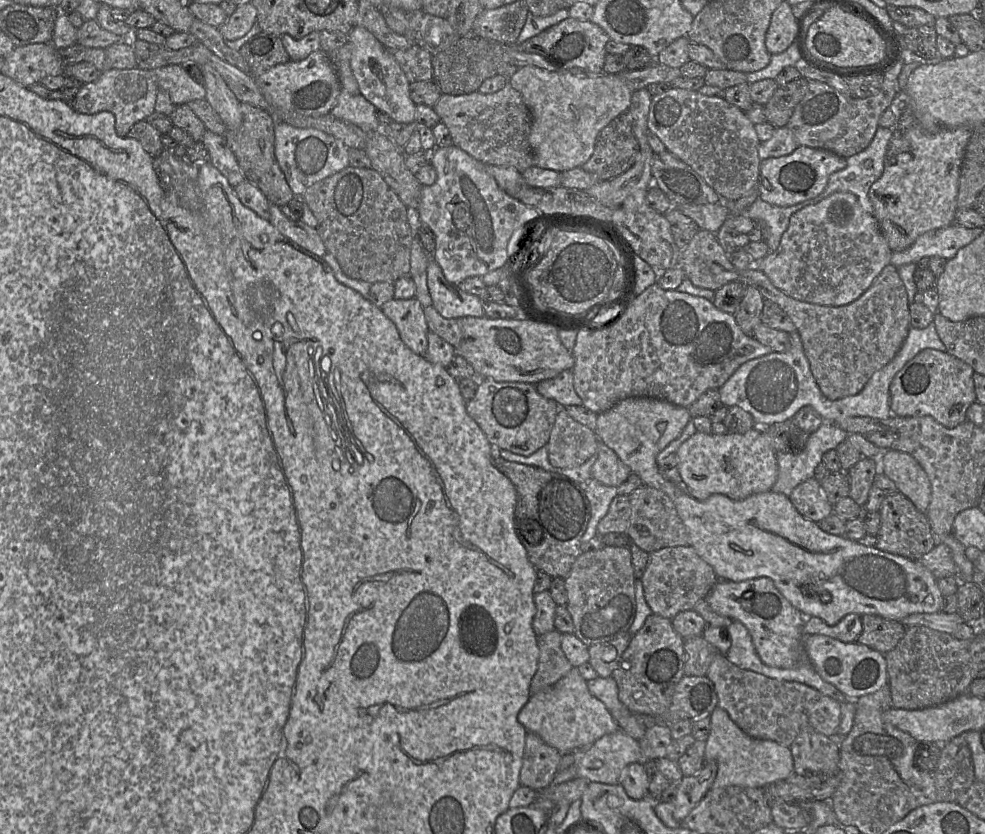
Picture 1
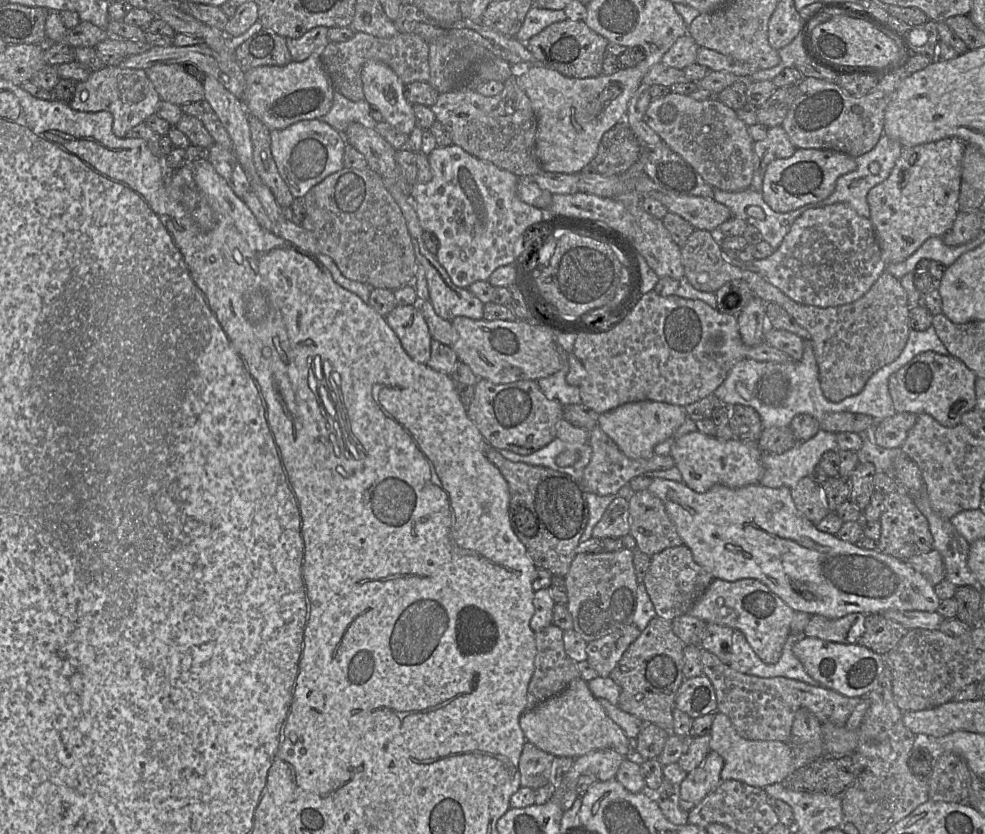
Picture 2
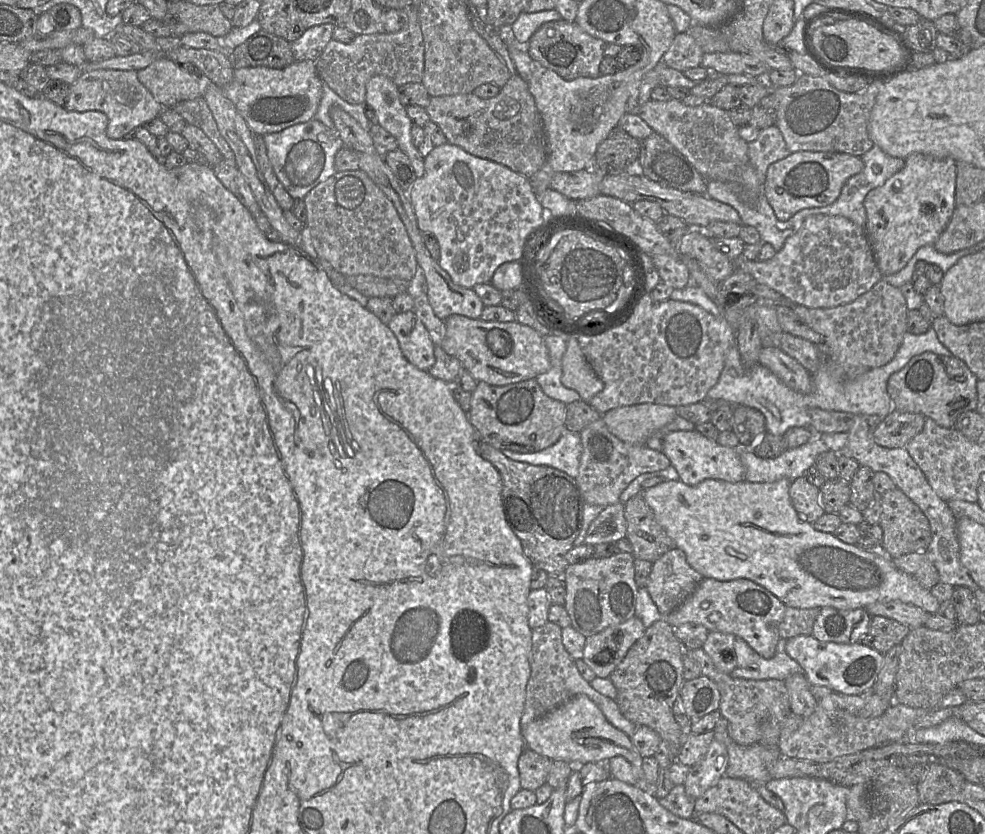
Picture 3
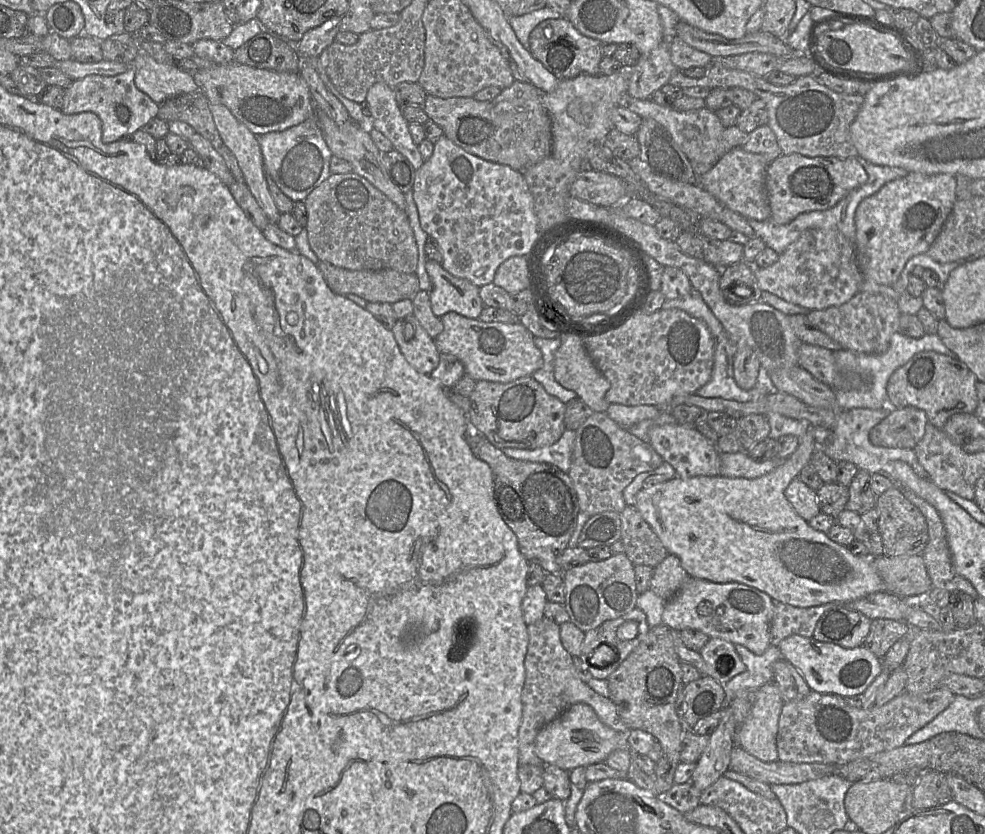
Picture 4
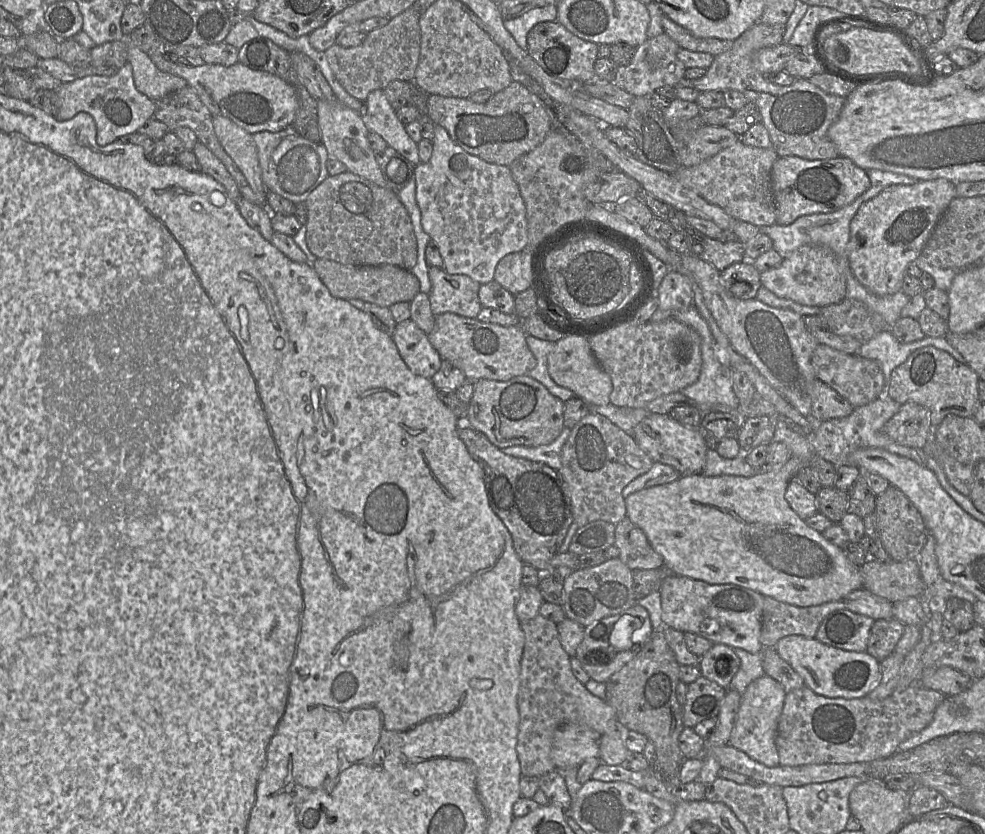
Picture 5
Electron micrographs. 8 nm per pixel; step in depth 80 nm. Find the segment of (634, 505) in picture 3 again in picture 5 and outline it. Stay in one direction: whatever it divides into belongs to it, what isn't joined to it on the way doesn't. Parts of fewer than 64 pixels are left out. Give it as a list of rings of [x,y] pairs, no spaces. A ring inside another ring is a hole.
[[[628,517],[616,525],[614,545],[620,552],[618,558],[632,571],[664,566],[663,557],[652,548],[645,533]]]

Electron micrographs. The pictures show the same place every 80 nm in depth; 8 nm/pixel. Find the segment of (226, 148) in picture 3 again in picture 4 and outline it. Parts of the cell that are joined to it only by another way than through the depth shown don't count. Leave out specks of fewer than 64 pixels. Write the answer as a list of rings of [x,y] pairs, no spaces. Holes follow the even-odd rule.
[[[197,90],[167,99],[159,104],[157,117],[166,122],[181,121],[189,124],[222,156],[235,181],[243,182],[237,159],[222,141],[213,120],[210,102],[203,92]]]

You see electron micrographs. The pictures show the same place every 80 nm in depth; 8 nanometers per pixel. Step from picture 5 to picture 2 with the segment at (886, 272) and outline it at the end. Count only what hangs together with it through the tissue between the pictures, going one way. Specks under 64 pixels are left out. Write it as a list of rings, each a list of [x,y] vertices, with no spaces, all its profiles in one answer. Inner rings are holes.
[[[956,137],[902,148],[886,180],[867,194],[870,220],[886,265],[911,256],[928,238],[943,237],[953,226],[960,193],[966,143]]]

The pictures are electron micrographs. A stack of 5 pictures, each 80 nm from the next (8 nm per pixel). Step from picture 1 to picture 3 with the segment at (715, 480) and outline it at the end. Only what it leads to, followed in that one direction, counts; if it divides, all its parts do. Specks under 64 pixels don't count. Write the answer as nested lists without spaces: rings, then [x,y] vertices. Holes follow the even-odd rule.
[[[694,429],[667,433],[663,437],[662,452],[676,469],[680,480],[686,485],[695,486],[706,479],[724,480],[732,483],[744,481],[745,470],[740,461],[740,448],[742,447],[722,446]]]

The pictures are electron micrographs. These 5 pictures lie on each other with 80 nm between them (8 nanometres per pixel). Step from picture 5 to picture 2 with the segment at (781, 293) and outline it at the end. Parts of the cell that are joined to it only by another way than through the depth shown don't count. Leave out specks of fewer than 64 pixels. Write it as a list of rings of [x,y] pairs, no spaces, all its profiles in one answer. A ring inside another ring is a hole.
[[[846,203],[808,209],[792,224],[780,246],[769,257],[743,262],[738,252],[722,248],[722,254],[732,265],[761,275],[792,300],[820,308],[842,306],[857,301],[865,295],[886,269],[881,249],[870,219],[860,216]]]

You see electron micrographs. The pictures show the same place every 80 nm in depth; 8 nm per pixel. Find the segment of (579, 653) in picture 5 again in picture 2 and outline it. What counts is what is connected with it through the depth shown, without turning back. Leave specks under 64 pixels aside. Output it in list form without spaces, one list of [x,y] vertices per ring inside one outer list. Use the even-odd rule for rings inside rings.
[[[634,625],[624,626],[598,640],[587,643],[587,662],[602,678],[609,677],[624,652],[641,631]]]

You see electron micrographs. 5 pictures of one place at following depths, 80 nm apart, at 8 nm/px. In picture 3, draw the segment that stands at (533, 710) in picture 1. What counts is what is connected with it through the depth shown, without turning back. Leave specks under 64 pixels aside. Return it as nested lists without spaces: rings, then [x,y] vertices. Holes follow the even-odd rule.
[[[579,694],[558,706],[557,708],[549,711],[542,717],[530,722],[522,729],[522,736],[525,741],[526,747],[534,752],[545,756],[552,761],[562,760],[572,765],[584,765],[586,763],[607,762],[610,758],[615,756],[622,756],[632,766],[634,776],[636,778],[636,785],[638,788],[651,792],[654,794],[654,786],[649,784],[644,778],[642,769],[642,757],[632,744],[630,737],[623,731],[614,727],[609,723],[600,710],[600,708],[586,695]]]

